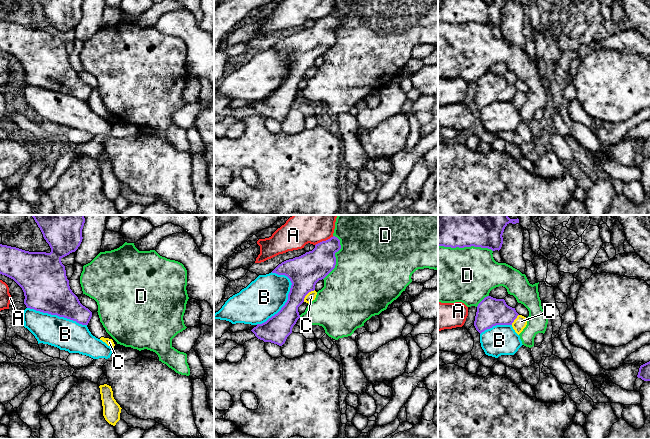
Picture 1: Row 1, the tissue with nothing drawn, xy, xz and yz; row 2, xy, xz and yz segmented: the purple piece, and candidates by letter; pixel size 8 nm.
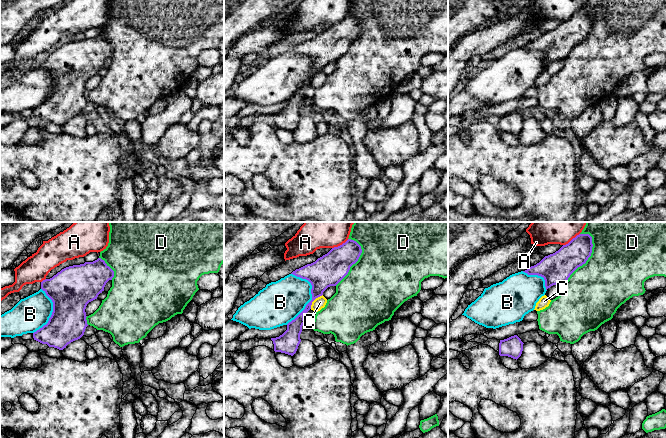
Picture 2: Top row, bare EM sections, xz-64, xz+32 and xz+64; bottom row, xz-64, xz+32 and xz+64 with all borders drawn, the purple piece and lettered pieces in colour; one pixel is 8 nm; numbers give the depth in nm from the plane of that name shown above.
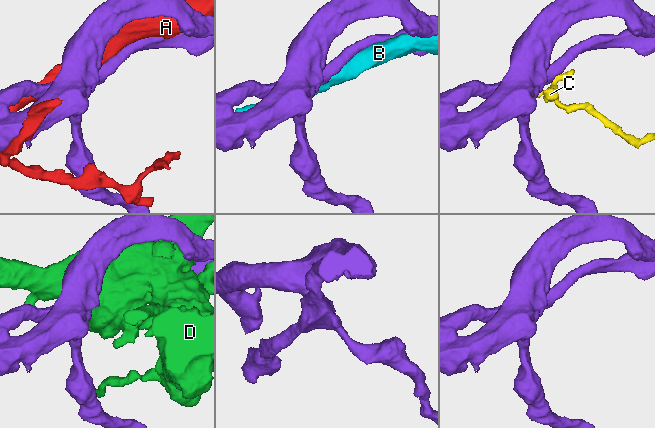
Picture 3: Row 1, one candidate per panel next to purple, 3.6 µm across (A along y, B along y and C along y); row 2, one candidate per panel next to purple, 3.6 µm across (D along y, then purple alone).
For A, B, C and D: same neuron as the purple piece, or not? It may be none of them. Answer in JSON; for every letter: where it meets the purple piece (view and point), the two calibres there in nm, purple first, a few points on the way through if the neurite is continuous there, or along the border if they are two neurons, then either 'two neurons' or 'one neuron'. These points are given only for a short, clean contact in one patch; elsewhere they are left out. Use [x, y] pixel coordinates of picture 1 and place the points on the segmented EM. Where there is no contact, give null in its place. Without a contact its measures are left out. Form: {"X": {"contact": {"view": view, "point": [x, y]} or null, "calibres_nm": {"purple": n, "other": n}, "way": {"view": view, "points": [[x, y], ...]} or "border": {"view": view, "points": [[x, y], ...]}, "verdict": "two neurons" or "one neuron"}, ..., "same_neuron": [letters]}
{"A": {"contact": {"view": "xz", "point": [324, 241]}, "calibres_nm": {"purple": 240, "other": 360}, "verdict": "two neurons"}, "B": {"contact": {"view": "xz", "point": [285, 304]}, "calibres_nm": {"purple": 220, "other": 320}, "verdict": "two neurons"}, "C": {"contact": {"view": "xz", "point": [307, 293]}, "calibres_nm": {"purple": 260, "other": 70}, "border": {"view": "xz", "points": [[314, 289], [305, 296], [303, 301]]}, "verdict": "two neurons"}, "D": {"contact": {"view": "yz", "point": [465, 246]}, "calibres_nm": {"purple": 500, "other": 440}, "verdict": "two neurons"}, "same_neuron": []}

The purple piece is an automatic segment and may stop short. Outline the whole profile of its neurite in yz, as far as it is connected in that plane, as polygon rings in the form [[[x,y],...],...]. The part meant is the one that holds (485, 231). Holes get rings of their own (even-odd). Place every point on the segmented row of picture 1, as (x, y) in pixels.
[[[438,215],[438,246],[474,246],[499,251],[503,244],[504,229],[509,223],[519,223],[519,219],[510,219],[508,215]]]

